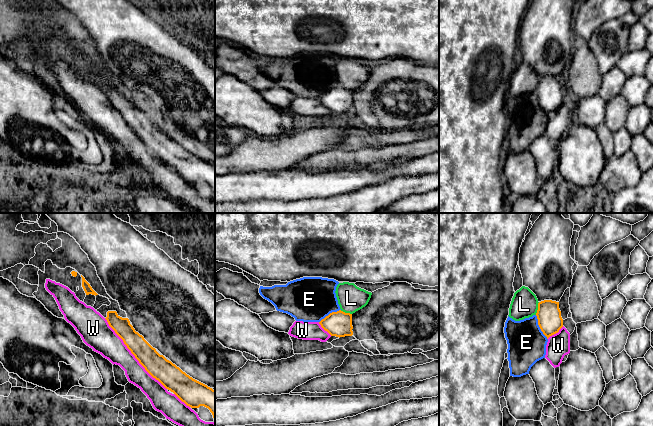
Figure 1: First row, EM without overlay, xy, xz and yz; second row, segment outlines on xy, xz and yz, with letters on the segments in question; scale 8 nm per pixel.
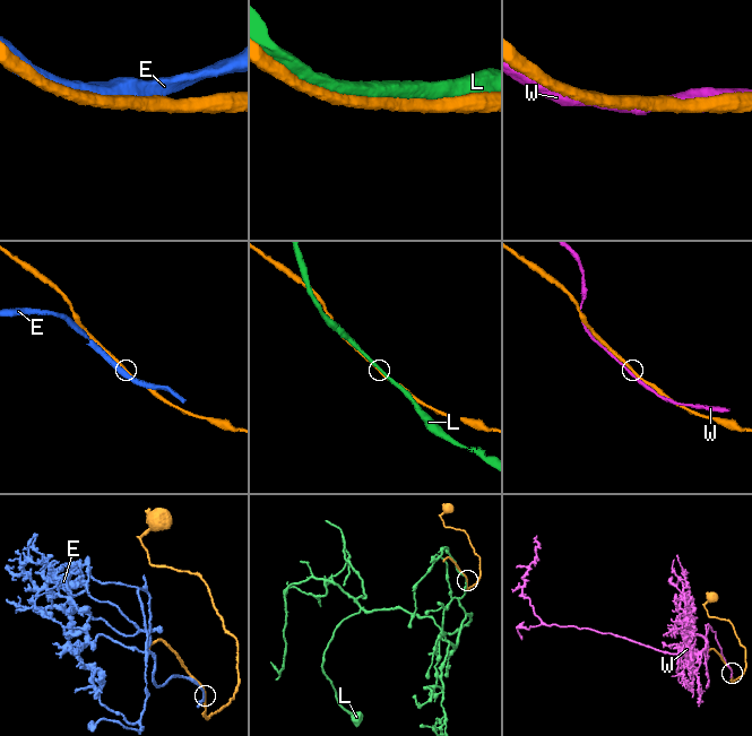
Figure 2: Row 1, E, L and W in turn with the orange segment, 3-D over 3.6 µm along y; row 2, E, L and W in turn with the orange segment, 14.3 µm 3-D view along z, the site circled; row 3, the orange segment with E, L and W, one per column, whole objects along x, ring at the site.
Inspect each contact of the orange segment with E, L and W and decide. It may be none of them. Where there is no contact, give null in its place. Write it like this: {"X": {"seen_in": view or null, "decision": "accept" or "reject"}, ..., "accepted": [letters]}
{"E": {"seen_in": "yz", "decision": "reject"}, "L": {"seen_in": "yz", "decision": "reject"}, "W": {"seen_in": "xy", "decision": "reject"}, "accepted": []}

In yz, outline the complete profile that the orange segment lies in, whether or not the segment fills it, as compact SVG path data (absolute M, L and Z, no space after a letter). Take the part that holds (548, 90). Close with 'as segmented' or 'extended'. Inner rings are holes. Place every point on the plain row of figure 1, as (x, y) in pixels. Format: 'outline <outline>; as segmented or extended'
outline M552 76L539 78L536 92L538 95L538 101L547 115L558 109L563 103L559 78Z; as segmented

